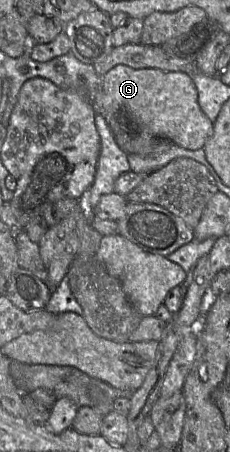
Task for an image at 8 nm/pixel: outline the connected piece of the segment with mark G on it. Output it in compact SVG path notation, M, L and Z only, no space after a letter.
M117 65L102 76L103 116L123 113L139 131L189 150L204 148L214 124L201 110L193 77L182 71Z

